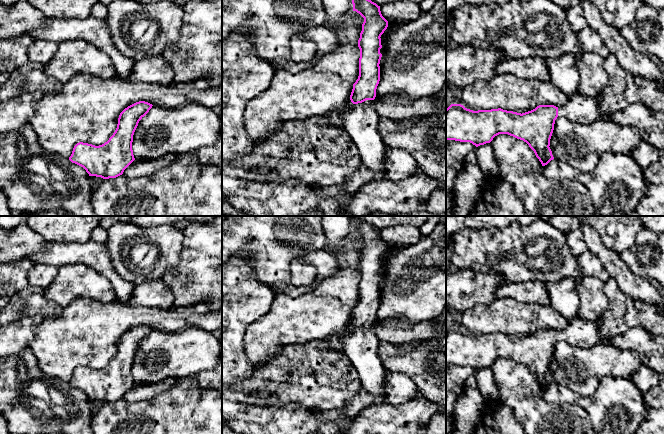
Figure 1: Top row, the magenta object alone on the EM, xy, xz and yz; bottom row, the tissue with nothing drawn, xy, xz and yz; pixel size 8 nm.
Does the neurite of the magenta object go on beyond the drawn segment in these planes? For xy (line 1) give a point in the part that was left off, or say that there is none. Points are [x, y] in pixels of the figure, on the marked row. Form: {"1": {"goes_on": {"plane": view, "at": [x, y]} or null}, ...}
{"1": {"goes_on": null}}

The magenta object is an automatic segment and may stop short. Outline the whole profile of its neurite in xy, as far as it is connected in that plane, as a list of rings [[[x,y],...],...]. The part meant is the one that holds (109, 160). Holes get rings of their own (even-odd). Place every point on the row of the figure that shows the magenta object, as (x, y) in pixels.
[[[145,101],[128,106],[120,113],[117,128],[107,142],[99,146],[79,142],[69,160],[83,167],[89,176],[109,179],[122,175],[135,160],[132,150],[134,132],[152,106]]]

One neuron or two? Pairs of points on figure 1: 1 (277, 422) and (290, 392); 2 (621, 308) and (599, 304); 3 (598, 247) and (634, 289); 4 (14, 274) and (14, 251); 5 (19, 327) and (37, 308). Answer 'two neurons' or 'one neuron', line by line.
1: two neurons
2: two neurons
3: one neuron
4: two neurons
5: two neurons

